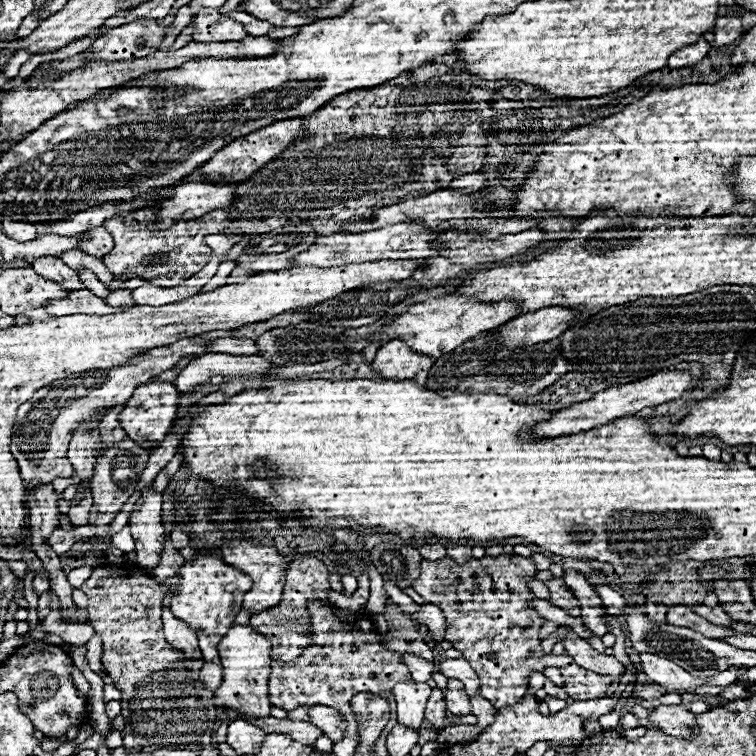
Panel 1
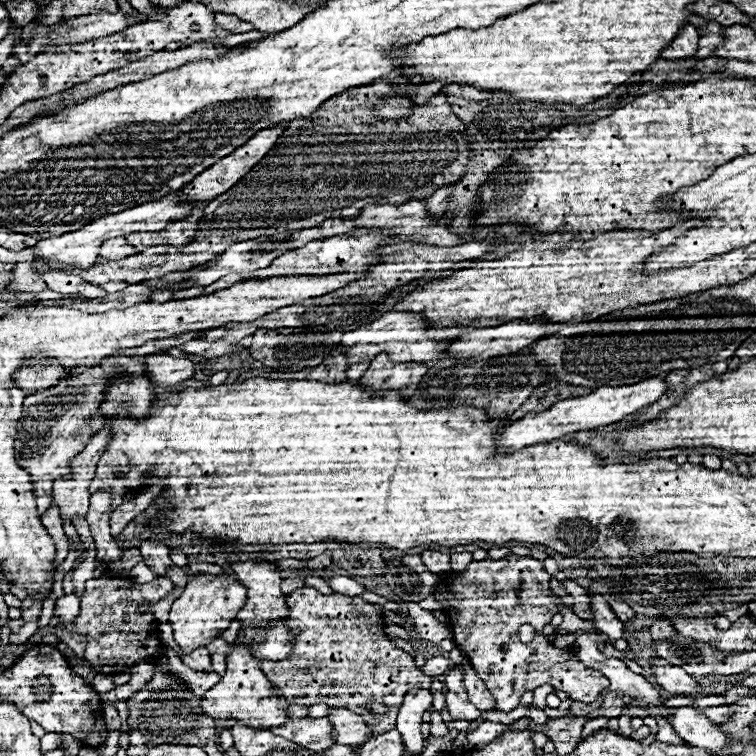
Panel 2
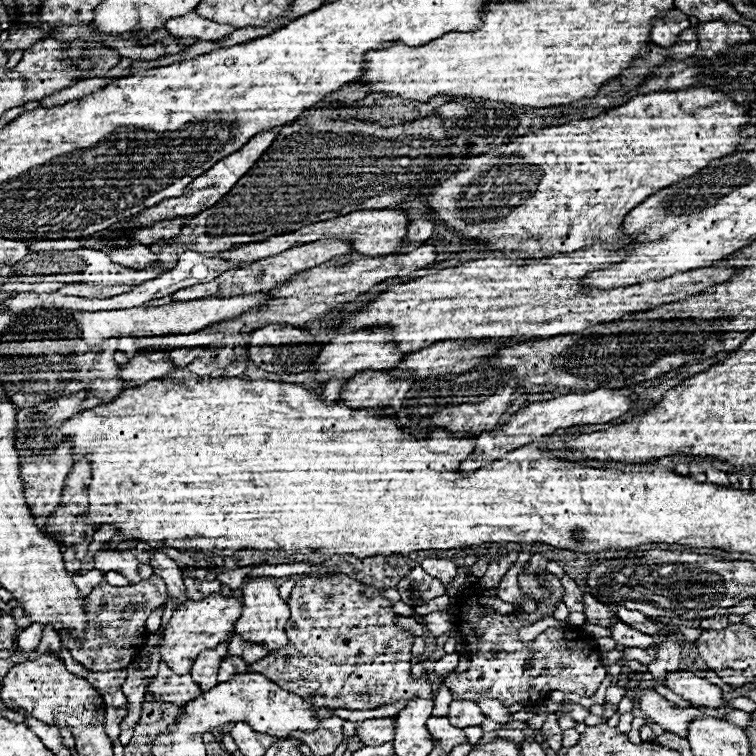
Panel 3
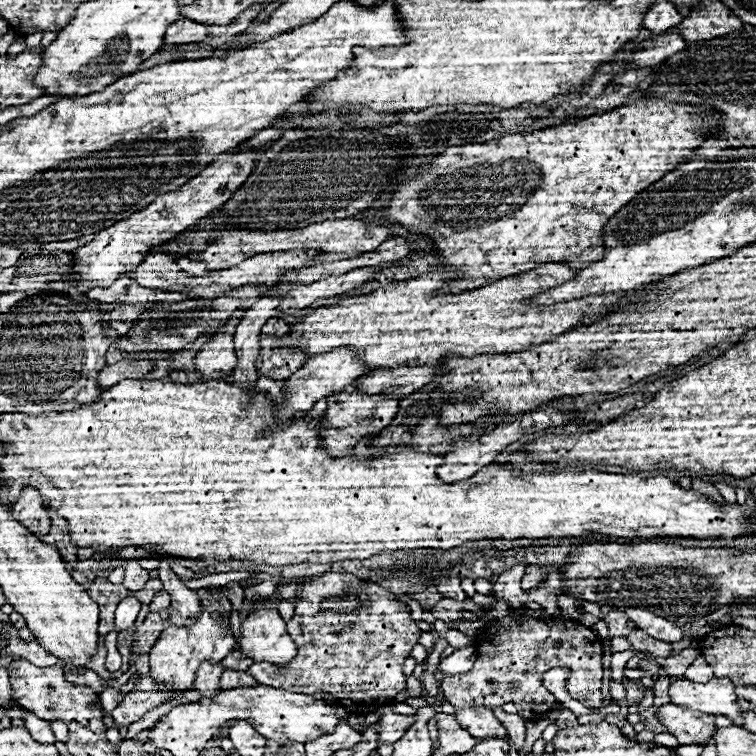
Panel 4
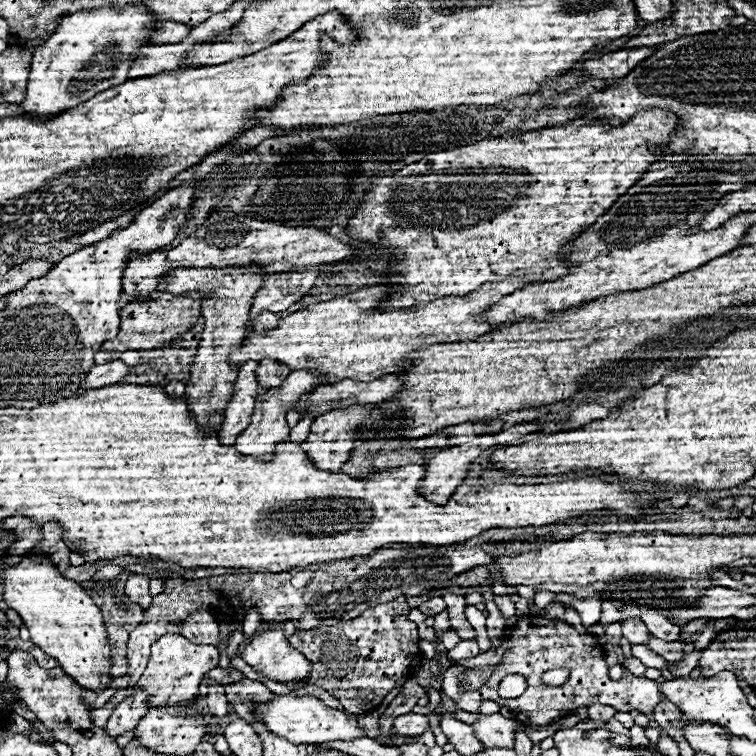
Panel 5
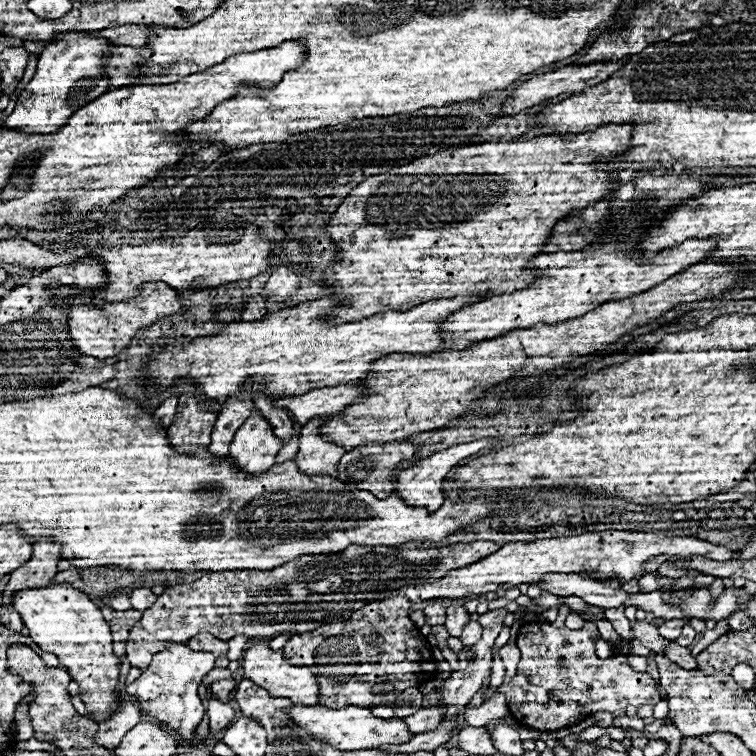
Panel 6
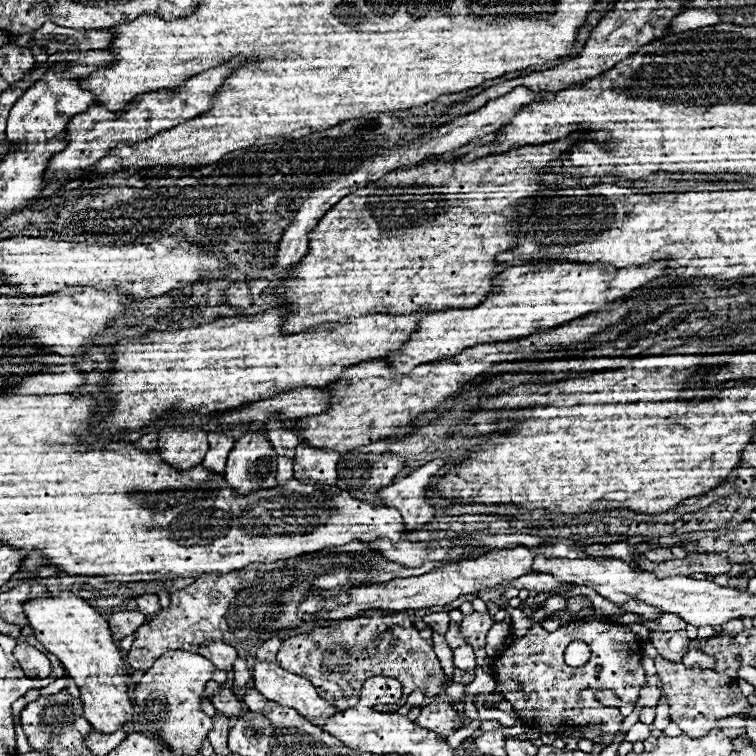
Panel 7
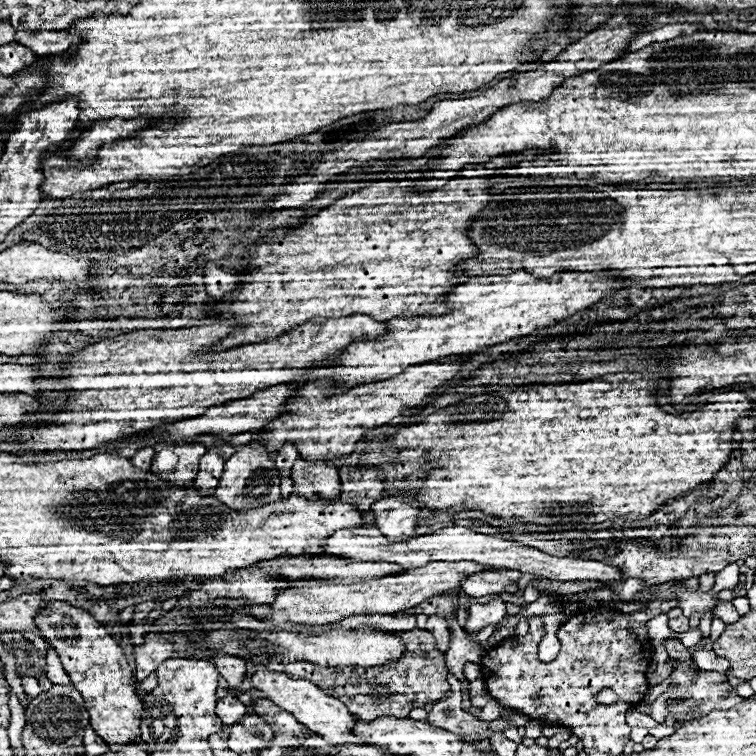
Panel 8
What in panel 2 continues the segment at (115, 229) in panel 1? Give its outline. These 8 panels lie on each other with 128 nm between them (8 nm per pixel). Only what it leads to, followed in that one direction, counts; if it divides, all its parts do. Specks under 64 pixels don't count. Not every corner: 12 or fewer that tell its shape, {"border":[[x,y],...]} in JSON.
{"border":[[202,212],[162,232],[128,234],[140,252],[148,246],[182,248],[196,238]]}

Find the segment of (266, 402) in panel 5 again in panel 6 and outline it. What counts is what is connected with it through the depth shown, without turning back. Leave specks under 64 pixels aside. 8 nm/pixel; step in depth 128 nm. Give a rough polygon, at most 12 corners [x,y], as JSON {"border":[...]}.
{"border":[[254,412],[234,436],[230,460],[258,476],[282,440]]}

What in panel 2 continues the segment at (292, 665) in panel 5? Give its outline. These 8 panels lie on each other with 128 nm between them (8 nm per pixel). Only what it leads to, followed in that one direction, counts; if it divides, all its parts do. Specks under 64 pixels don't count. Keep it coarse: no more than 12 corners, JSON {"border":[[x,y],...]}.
{"border":[[268,560],[232,562],[248,590],[240,622],[288,616],[282,570]]}

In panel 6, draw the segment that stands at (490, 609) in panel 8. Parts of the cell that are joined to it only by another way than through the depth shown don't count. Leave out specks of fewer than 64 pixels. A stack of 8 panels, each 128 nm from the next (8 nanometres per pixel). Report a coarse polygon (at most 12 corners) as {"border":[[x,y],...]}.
{"border":[[468,622],[460,640],[464,646],[474,646],[482,636],[478,622]]}

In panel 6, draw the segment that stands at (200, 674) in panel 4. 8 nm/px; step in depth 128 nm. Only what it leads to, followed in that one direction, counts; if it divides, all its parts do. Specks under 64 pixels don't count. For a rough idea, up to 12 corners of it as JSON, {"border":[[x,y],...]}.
{"border":[[208,698],[210,730],[218,734],[234,718],[234,708]]}

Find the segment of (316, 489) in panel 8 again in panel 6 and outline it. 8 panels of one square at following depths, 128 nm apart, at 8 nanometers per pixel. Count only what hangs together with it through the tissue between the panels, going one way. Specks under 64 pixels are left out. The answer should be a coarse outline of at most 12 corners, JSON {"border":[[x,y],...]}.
{"border":[[318,416],[300,430],[296,454],[302,472],[336,476],[344,446],[320,434],[332,416]]}

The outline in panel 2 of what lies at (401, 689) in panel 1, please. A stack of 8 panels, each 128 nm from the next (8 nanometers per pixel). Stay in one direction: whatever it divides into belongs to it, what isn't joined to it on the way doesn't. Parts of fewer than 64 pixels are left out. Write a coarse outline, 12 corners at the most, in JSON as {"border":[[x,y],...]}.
{"border":[[424,688],[406,692],[396,728],[406,752],[422,750],[422,714],[432,706]]}

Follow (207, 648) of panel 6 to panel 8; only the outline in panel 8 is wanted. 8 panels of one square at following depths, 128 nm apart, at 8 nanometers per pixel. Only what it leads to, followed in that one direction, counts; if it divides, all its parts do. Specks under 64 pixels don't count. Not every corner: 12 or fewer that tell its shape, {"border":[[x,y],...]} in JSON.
{"border":[[216,654],[212,662],[230,688],[240,688],[246,662],[230,654]]}

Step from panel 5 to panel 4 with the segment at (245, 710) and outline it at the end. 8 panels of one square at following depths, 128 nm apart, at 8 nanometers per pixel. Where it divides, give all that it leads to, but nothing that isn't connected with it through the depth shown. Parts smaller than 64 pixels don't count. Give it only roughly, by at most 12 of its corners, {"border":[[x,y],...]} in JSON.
{"border":[[226,668],[220,688],[258,684],[248,672]]}

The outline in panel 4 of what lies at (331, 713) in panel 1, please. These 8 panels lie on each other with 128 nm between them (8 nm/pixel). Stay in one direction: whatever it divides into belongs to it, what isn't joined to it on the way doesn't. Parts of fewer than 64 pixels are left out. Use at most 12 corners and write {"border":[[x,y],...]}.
{"border":[[389,705],[379,707],[378,744],[394,744],[414,722]]}

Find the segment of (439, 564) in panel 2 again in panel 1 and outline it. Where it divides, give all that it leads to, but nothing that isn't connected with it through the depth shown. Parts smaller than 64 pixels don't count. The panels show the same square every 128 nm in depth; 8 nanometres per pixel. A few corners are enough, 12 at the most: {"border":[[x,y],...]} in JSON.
{"border":[[424,544],[420,554],[424,560],[440,560],[446,556],[442,544]]}

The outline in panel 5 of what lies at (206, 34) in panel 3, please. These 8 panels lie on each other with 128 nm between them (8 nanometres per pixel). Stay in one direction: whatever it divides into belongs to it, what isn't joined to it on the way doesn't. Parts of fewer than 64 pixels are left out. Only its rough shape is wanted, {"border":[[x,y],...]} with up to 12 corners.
{"border":[[164,20],[150,44],[176,44],[190,34],[190,26]]}

